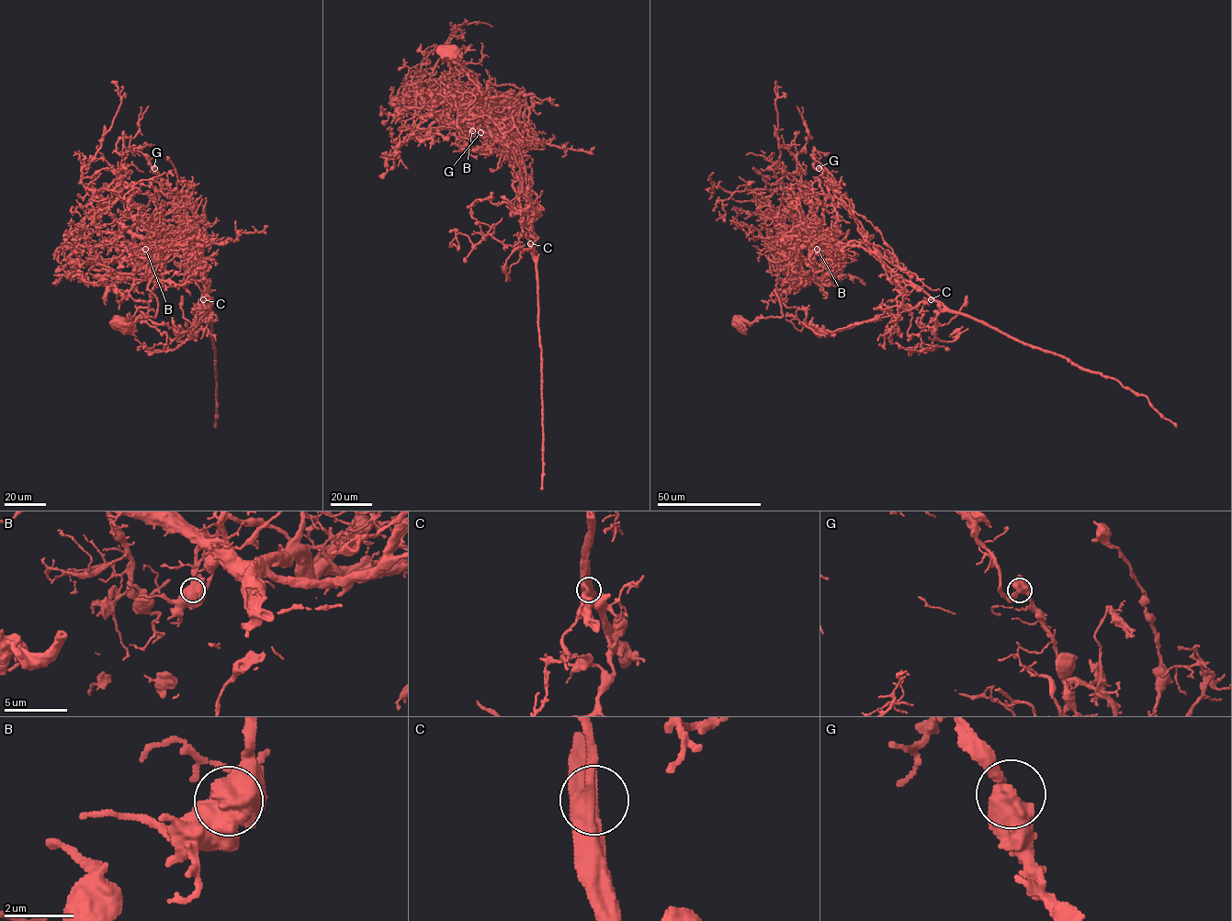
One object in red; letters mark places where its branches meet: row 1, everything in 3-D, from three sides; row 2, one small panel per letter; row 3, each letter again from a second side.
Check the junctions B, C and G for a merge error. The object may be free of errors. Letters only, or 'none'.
B

